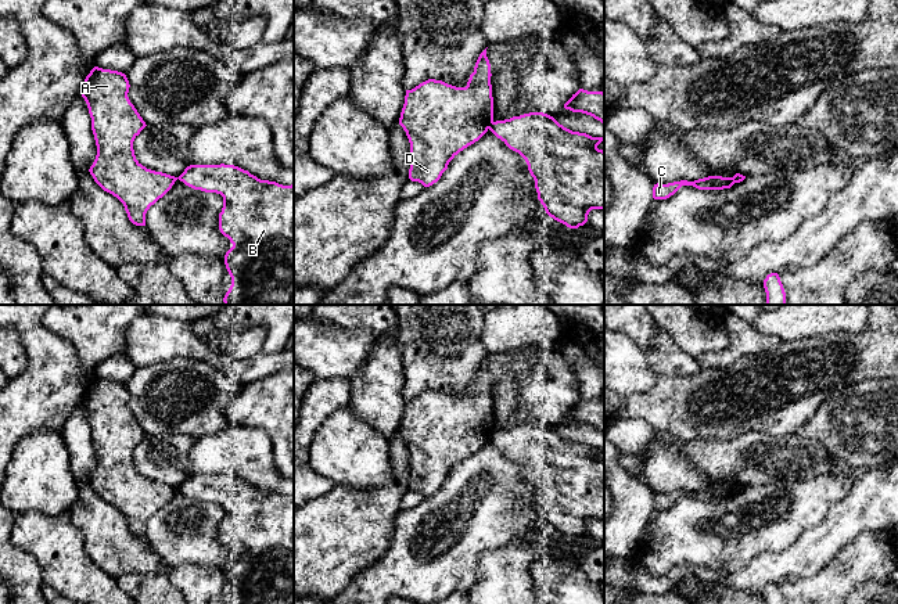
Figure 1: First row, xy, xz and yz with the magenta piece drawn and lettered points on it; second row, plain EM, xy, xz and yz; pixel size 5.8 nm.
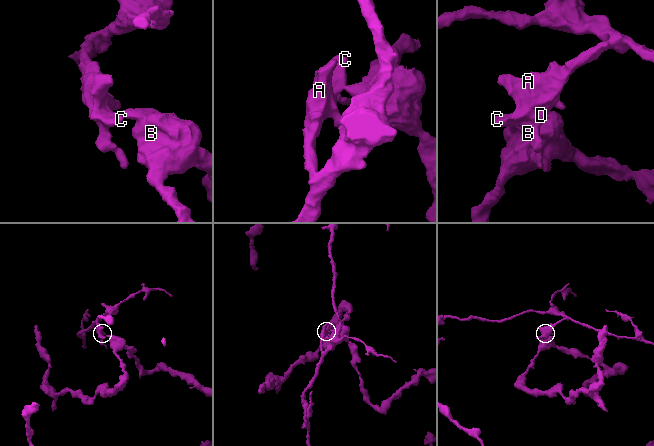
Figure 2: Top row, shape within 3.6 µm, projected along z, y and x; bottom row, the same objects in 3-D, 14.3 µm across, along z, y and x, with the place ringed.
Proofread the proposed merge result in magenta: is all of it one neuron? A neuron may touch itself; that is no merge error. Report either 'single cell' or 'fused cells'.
fused cells

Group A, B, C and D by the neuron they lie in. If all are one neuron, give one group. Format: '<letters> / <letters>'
A C D / B

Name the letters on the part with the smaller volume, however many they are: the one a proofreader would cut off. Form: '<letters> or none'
A, C, D

